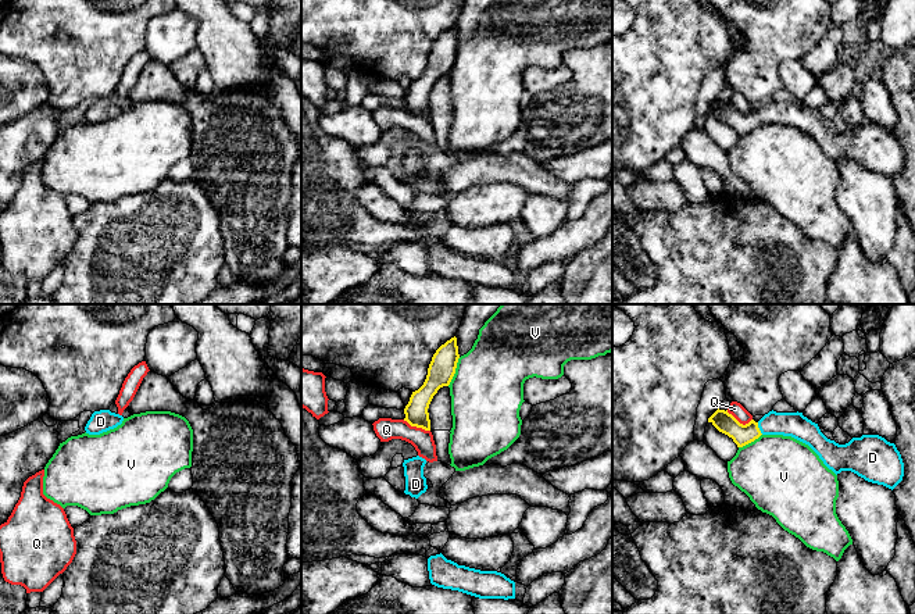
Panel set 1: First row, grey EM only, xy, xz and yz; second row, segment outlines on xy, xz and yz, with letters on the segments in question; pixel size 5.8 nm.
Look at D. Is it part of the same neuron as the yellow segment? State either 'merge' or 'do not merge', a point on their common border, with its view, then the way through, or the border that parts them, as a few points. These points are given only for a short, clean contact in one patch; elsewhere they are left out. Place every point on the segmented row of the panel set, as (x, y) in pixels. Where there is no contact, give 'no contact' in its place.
merge | yz (758, 428) | across yz (725, 422), (735, 429), (758, 428), (769, 424), (789, 424)

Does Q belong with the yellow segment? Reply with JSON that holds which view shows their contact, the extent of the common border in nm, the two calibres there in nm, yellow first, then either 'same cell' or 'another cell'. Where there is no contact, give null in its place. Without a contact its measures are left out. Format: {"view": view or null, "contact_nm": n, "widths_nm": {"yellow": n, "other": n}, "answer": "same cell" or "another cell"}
{"view": "xz", "contact_nm": 170, "widths_nm": {"yellow": 130, "other": 130}, "answer": "another cell"}

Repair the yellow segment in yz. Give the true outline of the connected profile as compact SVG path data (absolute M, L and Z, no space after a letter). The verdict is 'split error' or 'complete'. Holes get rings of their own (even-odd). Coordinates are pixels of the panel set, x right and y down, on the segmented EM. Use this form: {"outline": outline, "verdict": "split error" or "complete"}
{"outline": "M716 410L710 418L719 432L743 447L761 435L791 436L808 445L836 475L851 471L868 482L894 489L904 476L904 463L894 443L879 435L853 438L846 445L828 439L803 413L769 411L758 422L740 424L728 410Z", "verdict": "split error"}

